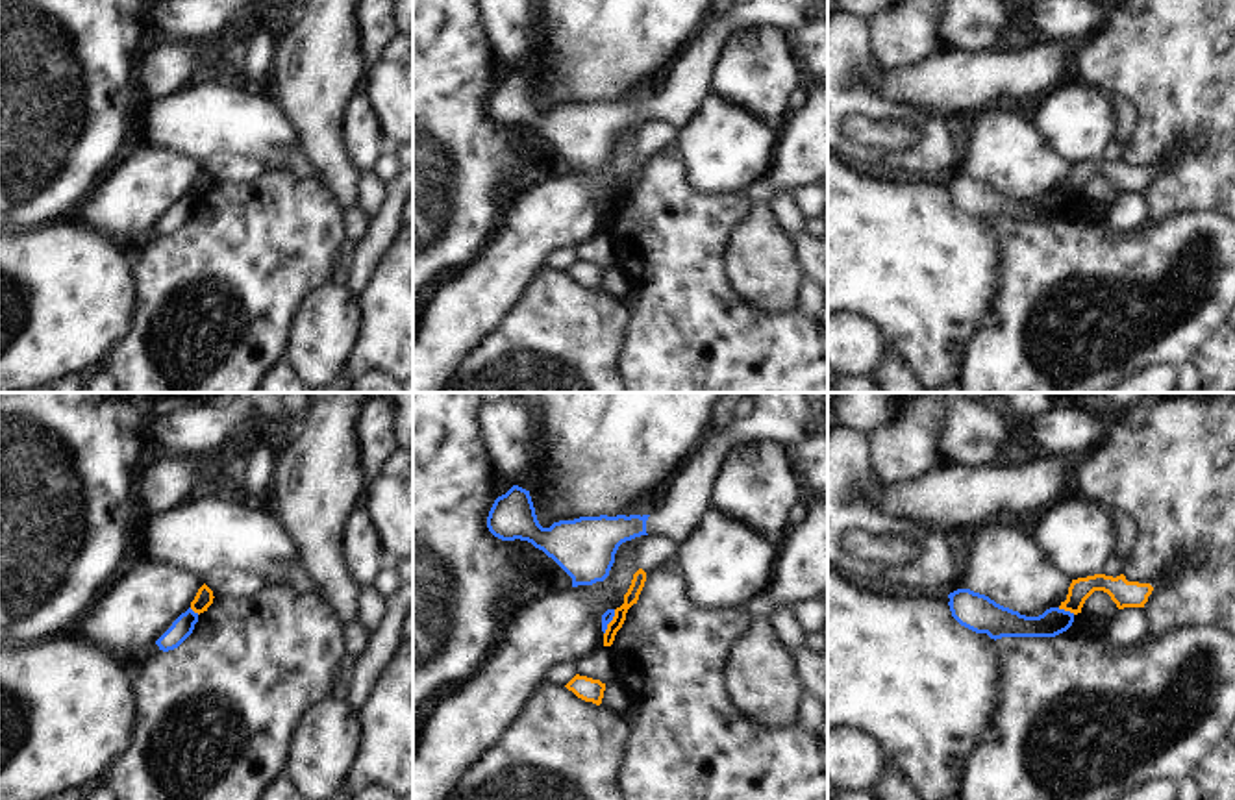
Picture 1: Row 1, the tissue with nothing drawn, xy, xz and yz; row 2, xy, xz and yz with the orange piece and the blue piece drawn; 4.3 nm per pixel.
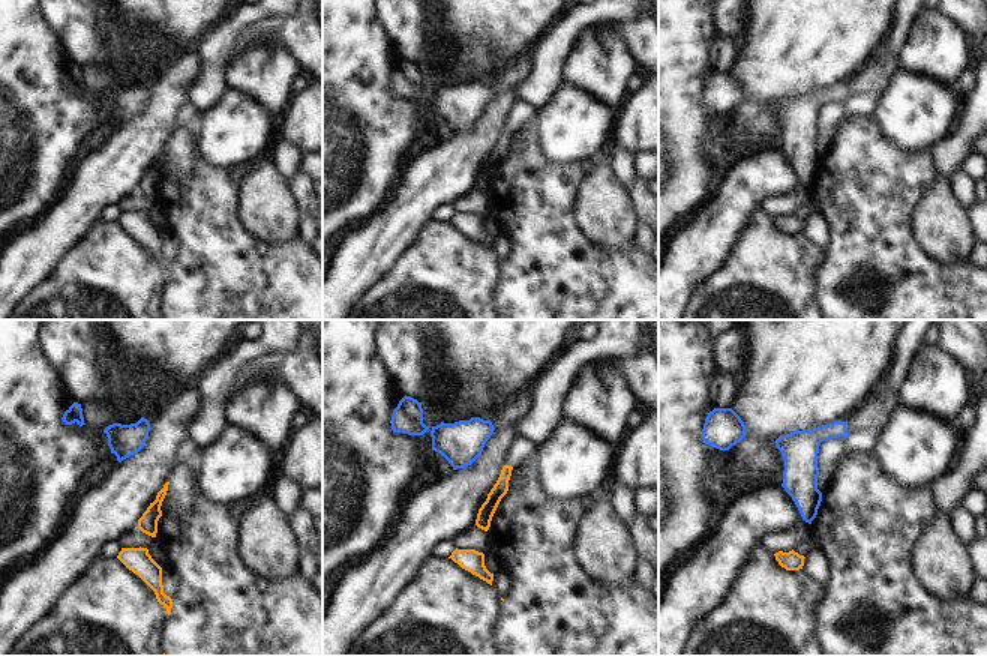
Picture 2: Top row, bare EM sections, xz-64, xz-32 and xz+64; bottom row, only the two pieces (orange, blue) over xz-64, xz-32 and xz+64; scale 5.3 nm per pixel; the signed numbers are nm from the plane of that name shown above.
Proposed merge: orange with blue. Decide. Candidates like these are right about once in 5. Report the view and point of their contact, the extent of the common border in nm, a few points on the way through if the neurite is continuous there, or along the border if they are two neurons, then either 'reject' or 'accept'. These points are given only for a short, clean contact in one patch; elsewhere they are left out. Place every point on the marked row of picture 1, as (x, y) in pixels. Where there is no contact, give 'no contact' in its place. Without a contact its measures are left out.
yz (1067, 610) | 80 nm | along yz (1058, 608), (1074, 613) | reject

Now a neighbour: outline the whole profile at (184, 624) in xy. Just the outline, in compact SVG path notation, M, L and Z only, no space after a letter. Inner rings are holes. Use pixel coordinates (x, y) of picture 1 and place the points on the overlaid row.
M189 607L172 622L172 626L156 641L156 644L163 652L178 648L193 633L196 622L198 613Z

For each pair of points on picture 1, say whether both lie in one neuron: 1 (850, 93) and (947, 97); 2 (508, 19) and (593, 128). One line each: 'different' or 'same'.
1: different
2: different

